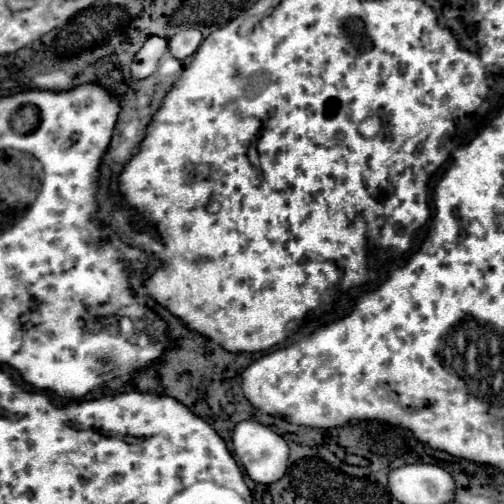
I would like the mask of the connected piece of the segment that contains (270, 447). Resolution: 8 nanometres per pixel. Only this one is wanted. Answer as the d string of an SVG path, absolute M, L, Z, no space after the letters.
M240 422L232 434L233 453L244 471L258 484L272 484L287 472L290 450L286 440L260 422Z

